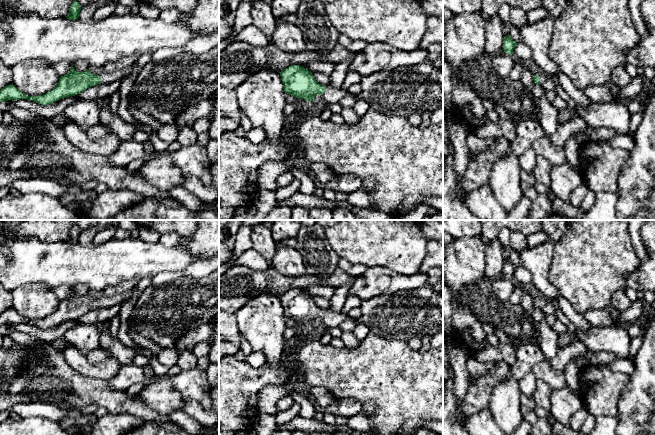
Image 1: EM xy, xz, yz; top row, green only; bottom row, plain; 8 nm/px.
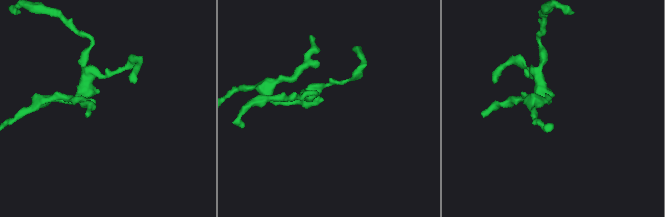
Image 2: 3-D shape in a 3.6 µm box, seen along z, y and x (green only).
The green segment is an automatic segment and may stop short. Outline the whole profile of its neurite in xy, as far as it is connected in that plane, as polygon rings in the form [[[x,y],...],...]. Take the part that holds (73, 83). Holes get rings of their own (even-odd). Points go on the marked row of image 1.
[[[71,65],[70,71],[64,76],[60,77],[56,87],[50,92],[40,96],[27,96],[13,84],[10,84],[0,90],[0,102],[27,99],[41,105],[49,105],[62,98],[78,95],[91,86],[95,86],[97,84],[110,84],[117,78],[127,76],[131,71],[132,68],[129,67],[114,73],[106,73],[102,71],[99,74],[94,75],[89,70],[77,72],[73,68],[73,65]]]

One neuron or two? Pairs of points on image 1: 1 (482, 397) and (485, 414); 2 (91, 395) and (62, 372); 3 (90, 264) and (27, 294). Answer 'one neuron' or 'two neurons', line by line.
1: two neurons
2: one neuron
3: two neurons

